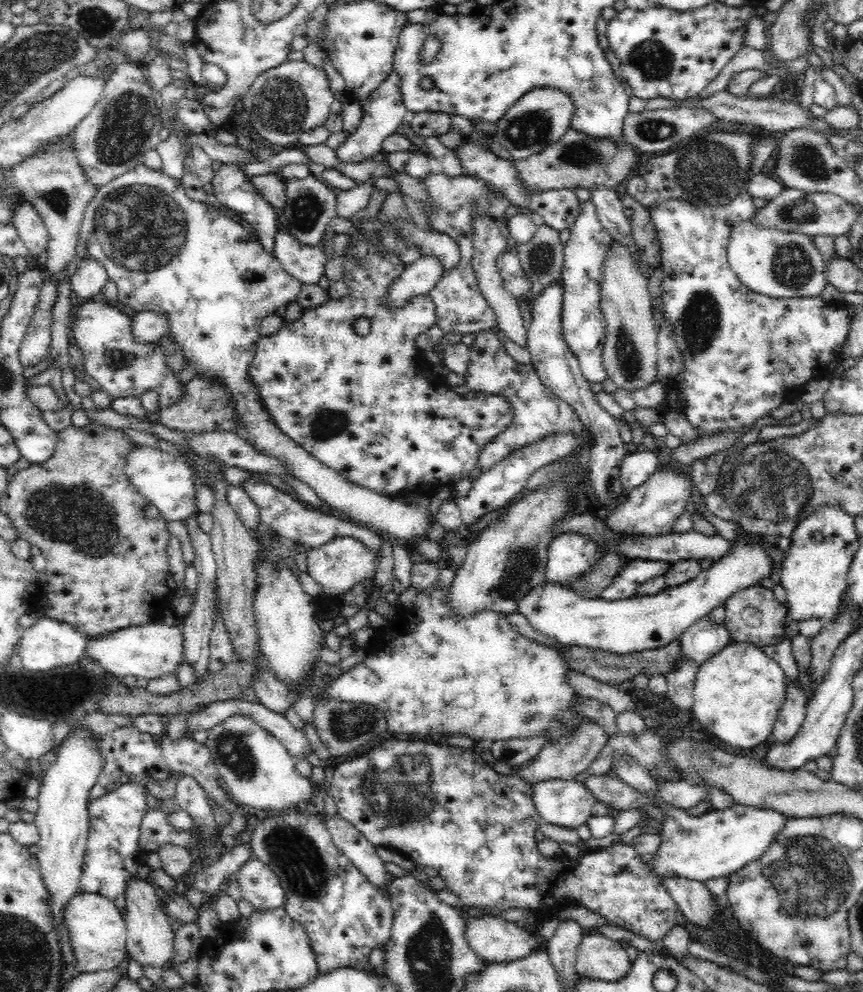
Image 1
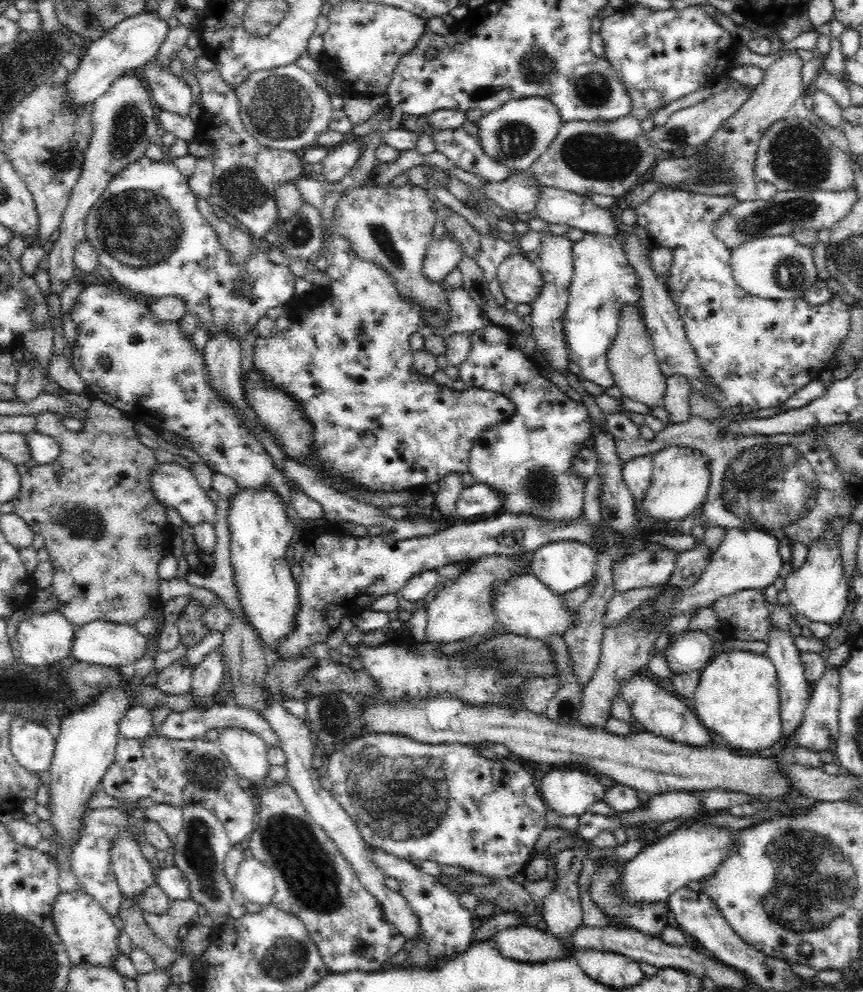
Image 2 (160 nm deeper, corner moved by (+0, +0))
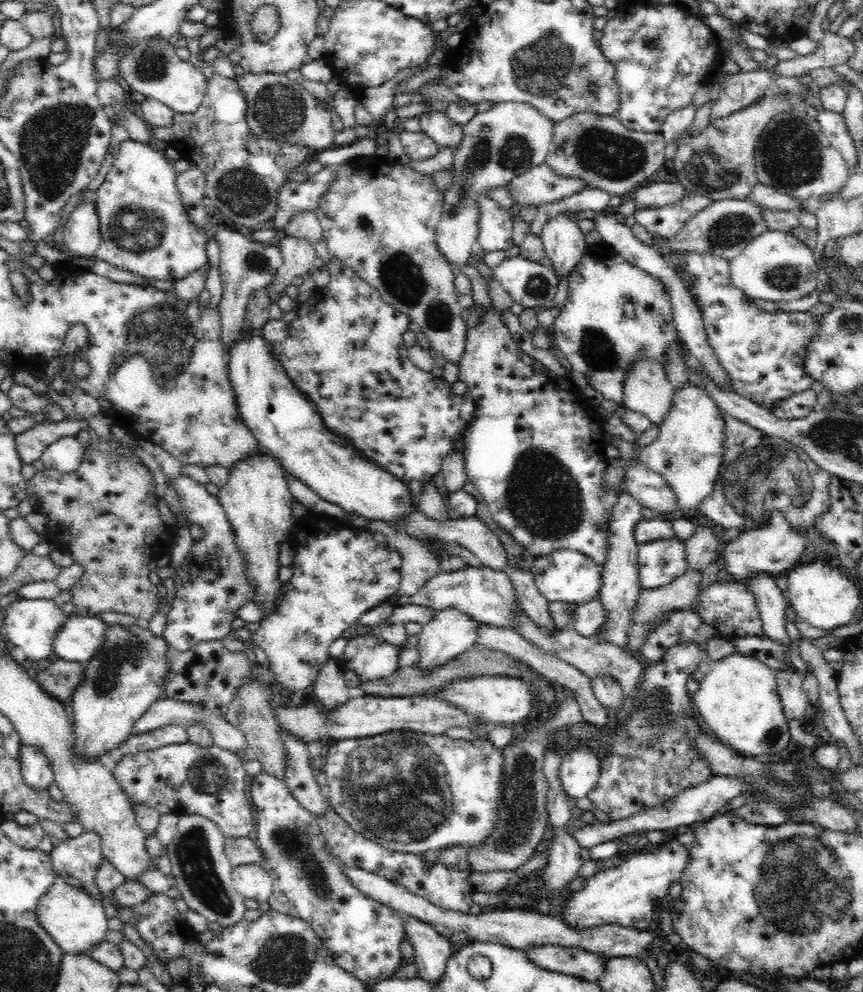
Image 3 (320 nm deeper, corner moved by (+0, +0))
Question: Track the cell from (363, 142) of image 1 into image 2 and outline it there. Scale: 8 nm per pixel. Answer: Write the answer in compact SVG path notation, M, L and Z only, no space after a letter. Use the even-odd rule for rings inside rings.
M350 138L345 143L334 148L329 148L328 156L321 163L324 177L323 183L334 184L342 182L344 176L350 172L359 160L360 138Z

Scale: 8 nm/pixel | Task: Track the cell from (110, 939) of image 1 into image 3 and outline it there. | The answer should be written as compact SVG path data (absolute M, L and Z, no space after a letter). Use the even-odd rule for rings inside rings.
M60 876L55 878L52 886L36 902L38 924L52 937L52 941L60 947L63 954L88 955L88 948L106 936L109 929L107 919L110 914L106 903L100 903L98 899L90 896L82 888L78 889L69 885Z

